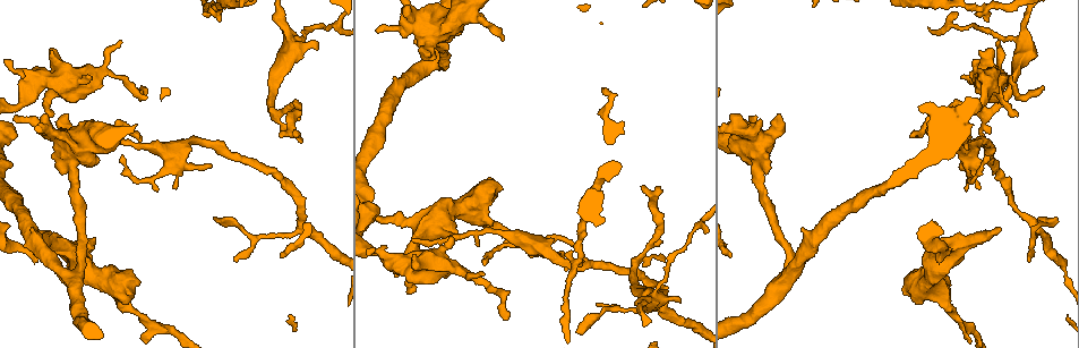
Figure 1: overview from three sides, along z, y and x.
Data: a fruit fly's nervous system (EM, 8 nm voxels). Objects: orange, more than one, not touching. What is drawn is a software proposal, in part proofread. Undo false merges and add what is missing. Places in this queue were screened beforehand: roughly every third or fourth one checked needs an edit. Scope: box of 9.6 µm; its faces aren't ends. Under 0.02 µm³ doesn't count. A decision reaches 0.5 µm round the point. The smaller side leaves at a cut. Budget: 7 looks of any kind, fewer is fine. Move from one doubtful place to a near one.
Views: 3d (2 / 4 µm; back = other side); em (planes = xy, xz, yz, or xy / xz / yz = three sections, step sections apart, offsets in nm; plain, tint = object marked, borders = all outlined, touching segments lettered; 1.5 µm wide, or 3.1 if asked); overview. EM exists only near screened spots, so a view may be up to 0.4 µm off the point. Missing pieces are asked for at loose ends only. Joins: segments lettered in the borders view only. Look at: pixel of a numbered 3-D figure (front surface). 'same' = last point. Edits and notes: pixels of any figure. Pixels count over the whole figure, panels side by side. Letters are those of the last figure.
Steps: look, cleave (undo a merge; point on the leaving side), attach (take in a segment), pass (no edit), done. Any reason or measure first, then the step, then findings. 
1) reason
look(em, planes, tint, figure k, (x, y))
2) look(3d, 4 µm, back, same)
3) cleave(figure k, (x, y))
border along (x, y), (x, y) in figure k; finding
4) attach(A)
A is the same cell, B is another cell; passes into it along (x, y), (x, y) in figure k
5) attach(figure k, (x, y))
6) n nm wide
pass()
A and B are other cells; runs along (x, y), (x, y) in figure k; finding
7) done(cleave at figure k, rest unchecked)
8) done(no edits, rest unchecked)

an open end
look(3d, 2 µm, figure 1, (318, 46))

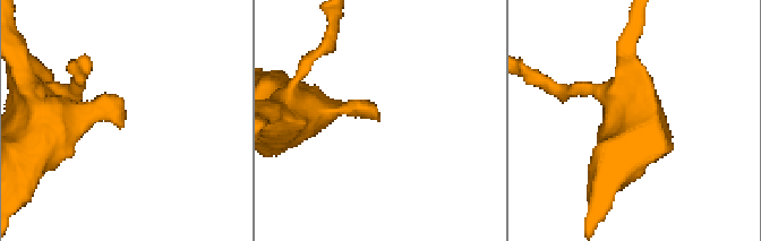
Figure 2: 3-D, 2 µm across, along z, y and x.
look(em, xy, step 8, tint, figure 2, (124, 118))

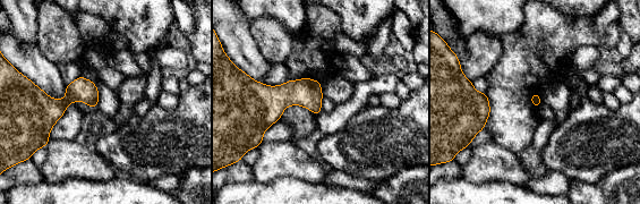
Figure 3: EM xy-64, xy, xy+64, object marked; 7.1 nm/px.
look(em, planes, borders, same)

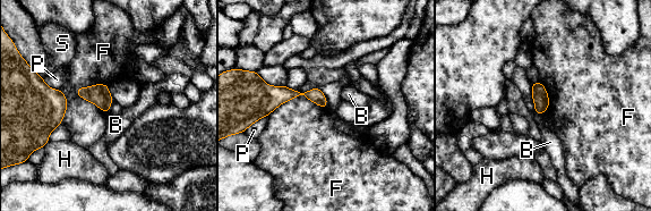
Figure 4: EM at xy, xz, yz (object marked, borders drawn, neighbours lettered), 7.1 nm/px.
pass()
B, F, H, P and S are other cells; runs along (258, 98), (305, 93), (324, 104) in figure 4; none of them fits

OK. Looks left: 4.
an open end
look(3d, 4 µm, back, figure 1, (146, 89))

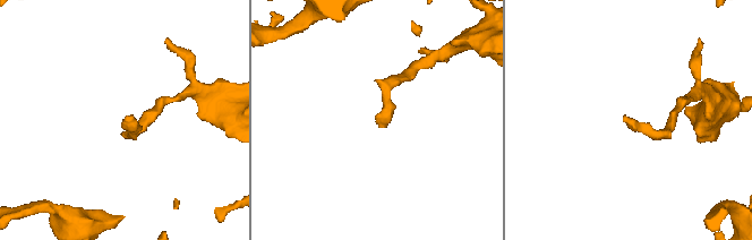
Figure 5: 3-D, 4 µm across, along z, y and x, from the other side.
shape alone is not enough
look(em, xy, step 4, borders, figure 5, (128, 117))

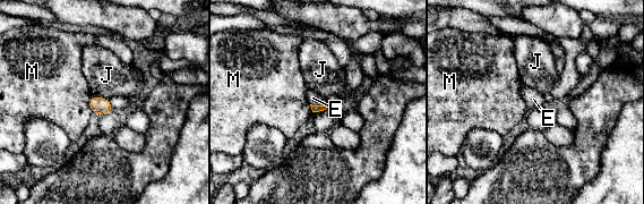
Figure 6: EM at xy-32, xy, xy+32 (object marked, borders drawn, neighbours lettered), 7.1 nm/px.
look(em, planes, borders, same)

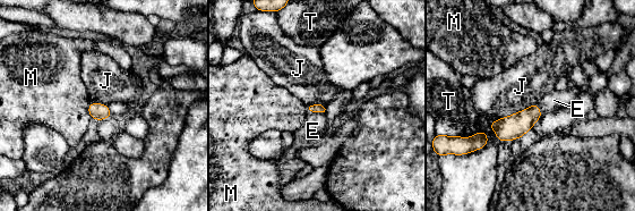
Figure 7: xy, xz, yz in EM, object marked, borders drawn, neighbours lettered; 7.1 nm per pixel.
attach(E)
E is the same cell, J, M and T are other cells; passes into it along (312, 108), (316, 111), (312, 131) in figure 7; it goes on there

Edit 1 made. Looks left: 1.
done(attach at figure 7, rest unchecked)

